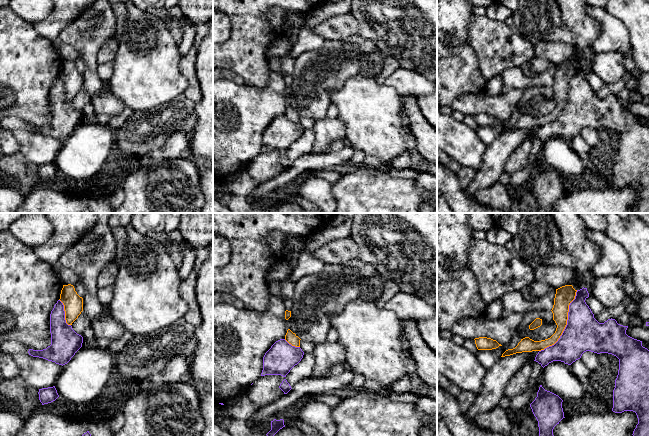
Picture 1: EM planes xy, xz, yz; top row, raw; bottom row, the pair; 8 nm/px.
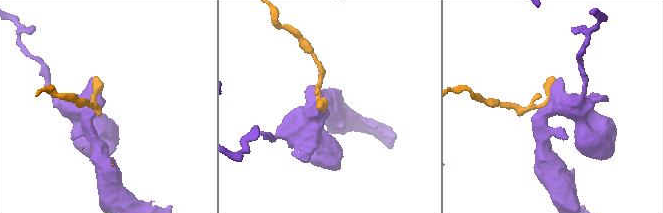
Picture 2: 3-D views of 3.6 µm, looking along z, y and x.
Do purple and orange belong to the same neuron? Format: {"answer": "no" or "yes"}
{"answer": "no"}

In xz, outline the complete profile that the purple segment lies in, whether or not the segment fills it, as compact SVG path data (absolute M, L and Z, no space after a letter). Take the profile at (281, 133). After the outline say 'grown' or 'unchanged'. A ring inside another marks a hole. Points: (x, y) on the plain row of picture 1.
M285 115L276 117L263 133L261 152L281 151L286 153L290 146L303 134L300 123L289 120Z | unchanged

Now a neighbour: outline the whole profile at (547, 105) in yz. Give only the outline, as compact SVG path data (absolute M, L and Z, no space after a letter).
M545 95L542 96L542 101L534 106L530 106L529 102L524 106L520 106L518 102L513 108L512 113L520 112L521 115L529 113L534 117L541 117L550 114L555 109L556 104L557 101L553 95Z

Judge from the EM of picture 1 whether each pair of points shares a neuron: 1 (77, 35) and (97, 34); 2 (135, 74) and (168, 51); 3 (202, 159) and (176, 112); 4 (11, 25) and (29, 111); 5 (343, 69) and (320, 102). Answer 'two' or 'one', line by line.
1: one
2: one
3: two
4: one
5: one

